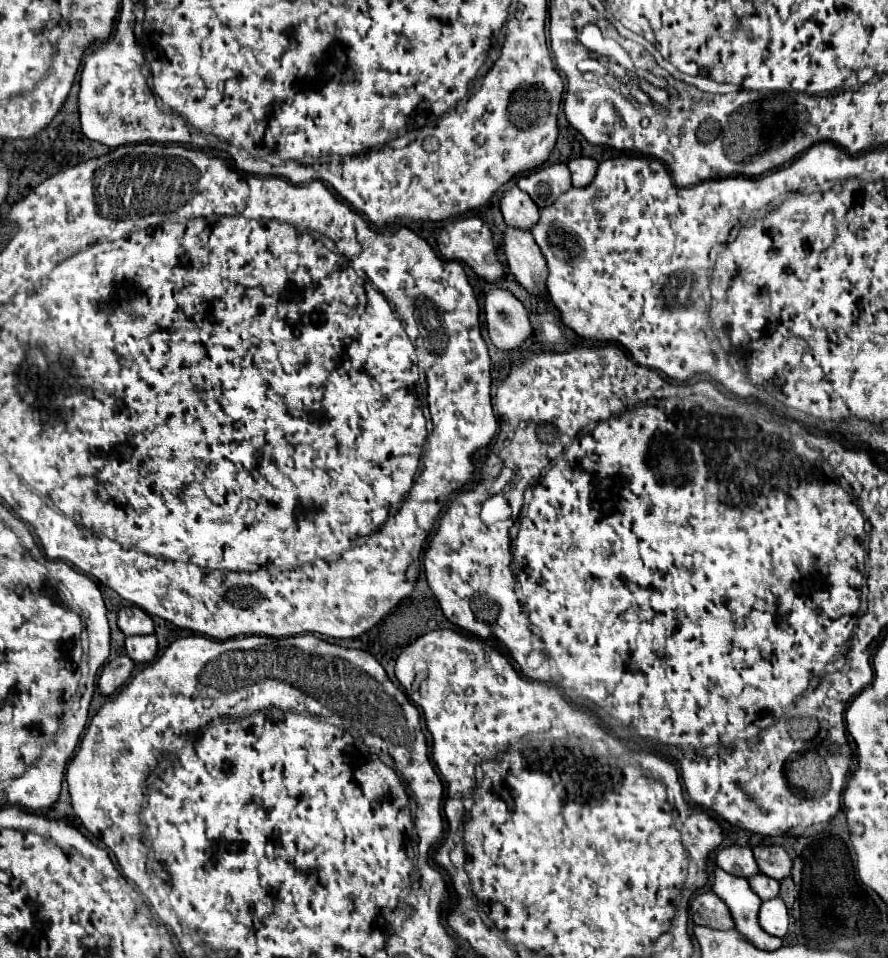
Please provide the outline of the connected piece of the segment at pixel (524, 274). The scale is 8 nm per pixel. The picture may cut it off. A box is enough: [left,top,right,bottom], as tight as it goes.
[505,228,547,294]

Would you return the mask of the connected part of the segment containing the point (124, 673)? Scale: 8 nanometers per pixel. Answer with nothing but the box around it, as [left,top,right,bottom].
[97,656,135,696]

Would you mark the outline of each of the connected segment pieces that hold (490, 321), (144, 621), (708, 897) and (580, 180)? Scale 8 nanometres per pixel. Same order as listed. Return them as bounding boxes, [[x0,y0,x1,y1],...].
[[485,288,533,352],[117,606,153,636],[691,892,735,930],[569,158,597,188]]

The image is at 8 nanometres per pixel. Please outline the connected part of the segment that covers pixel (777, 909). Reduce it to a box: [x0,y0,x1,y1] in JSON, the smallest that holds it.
[759,898,789,938]

